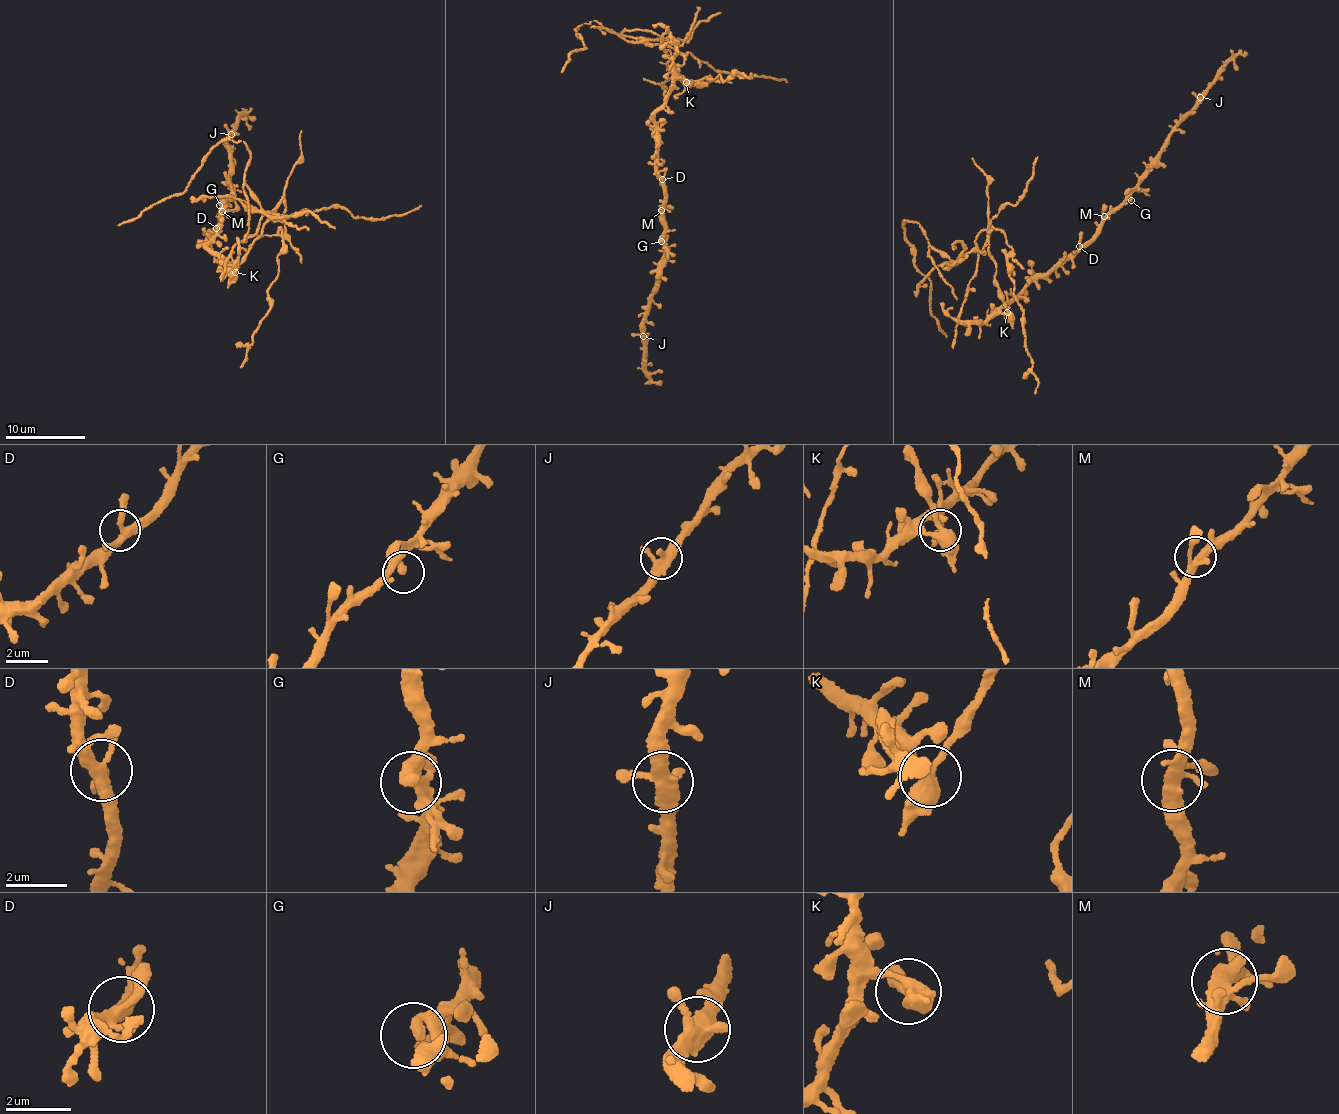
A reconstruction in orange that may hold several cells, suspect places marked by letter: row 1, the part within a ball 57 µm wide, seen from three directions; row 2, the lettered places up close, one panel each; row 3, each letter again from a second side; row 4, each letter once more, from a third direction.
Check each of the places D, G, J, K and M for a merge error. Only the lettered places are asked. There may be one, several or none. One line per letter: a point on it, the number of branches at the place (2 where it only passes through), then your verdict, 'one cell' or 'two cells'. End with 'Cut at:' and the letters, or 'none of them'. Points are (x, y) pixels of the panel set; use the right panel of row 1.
D: at (1079, 246); 4 branches meet; one cell
G: at (1131, 200); 2 branches meet; one cell
J: at (1200, 97); 3 branches meet; one cell
K: at (1007, 312); 3 branches meet; two cells
M: at (1104, 216); 3 branches meet; one cell
Cut at: K

